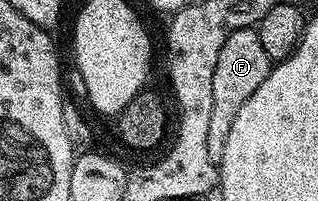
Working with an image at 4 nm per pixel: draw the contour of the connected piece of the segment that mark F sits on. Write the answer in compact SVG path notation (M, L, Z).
M243 27L230 37L226 37L226 45L218 53L218 65L214 65L214 105L210 105L210 130L206 137L206 149L210 153L210 161L219 164L222 153L226 149L226 137L230 137L230 125L234 125L234 117L238 117L238 109L254 97L254 89L266 81L271 73L274 61L266 57L266 49L262 46L262 37L258 37L256 27Z

